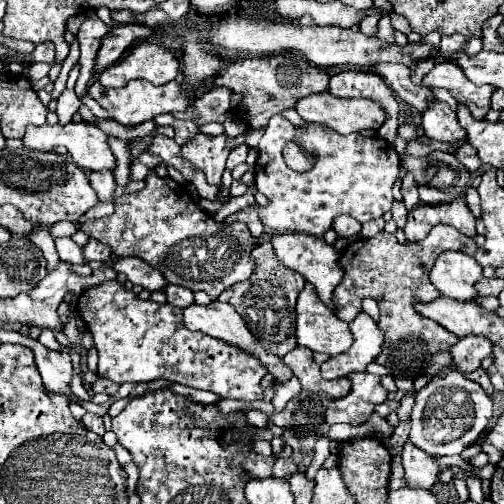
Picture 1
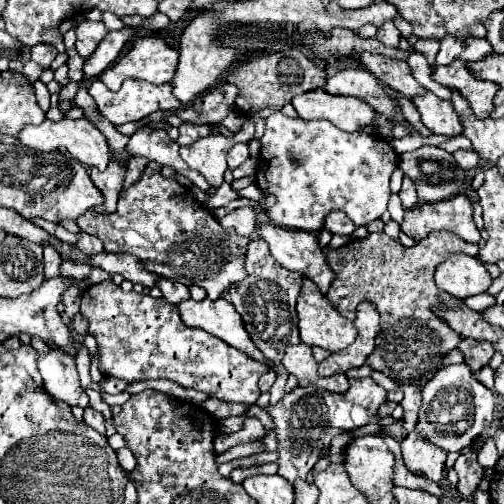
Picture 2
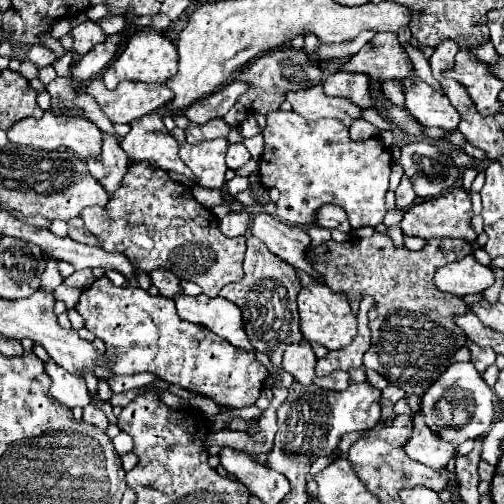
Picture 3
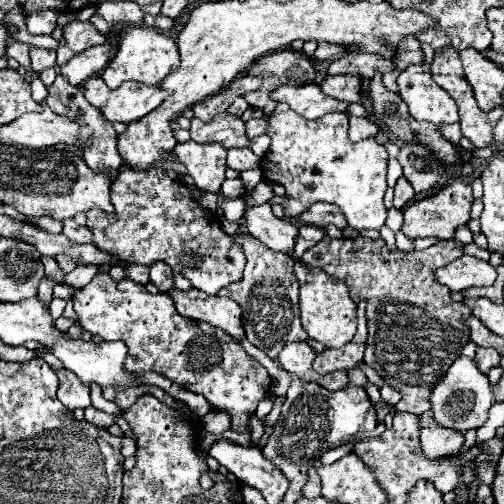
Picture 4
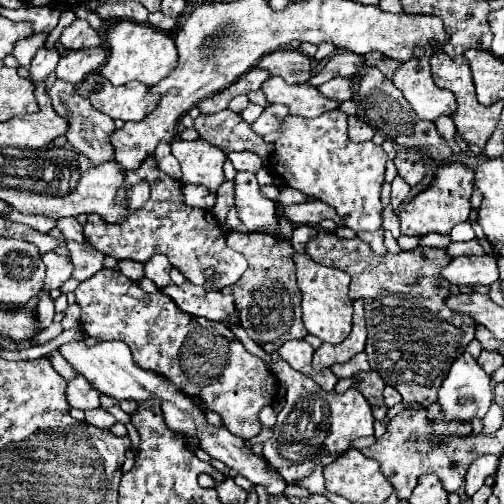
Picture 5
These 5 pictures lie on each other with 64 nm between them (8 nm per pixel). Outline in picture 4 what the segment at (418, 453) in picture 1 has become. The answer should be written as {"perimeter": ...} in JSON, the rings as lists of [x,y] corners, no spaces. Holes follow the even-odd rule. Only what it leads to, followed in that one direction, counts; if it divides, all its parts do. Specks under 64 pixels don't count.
{"perimeter":[[[432,410],[420,414],[422,420],[422,430],[420,430],[420,442],[424,448],[426,456],[450,456],[452,452],[458,452],[464,444],[464,432],[460,430],[450,430],[440,426],[432,414]]]}

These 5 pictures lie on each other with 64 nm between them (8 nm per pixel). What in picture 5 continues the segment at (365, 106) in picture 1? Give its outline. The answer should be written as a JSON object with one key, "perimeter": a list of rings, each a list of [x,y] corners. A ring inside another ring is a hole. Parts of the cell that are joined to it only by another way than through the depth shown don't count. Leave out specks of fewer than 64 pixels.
{"perimeter":[[[278,76],[268,78],[262,84],[262,92],[268,104],[284,104],[294,116],[316,118],[322,112],[338,108],[338,102],[332,102],[326,96],[322,96],[318,88],[310,84],[288,84]]]}

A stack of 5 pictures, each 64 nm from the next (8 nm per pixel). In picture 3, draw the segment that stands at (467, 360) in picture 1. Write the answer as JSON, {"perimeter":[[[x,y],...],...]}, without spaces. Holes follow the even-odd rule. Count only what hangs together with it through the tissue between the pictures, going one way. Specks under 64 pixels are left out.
{"perimeter":[[[470,344],[468,348],[472,350],[472,362],[478,372],[484,372],[488,366],[496,362],[496,352],[492,348],[480,348],[476,344]]]}

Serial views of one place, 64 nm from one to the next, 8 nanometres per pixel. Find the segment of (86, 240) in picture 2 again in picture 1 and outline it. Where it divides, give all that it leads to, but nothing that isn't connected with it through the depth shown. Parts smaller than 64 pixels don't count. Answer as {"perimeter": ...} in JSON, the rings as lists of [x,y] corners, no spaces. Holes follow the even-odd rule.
{"perimeter":[[[90,238],[89,241],[82,247],[82,252],[85,258],[89,261],[104,261],[112,252],[94,238]]]}

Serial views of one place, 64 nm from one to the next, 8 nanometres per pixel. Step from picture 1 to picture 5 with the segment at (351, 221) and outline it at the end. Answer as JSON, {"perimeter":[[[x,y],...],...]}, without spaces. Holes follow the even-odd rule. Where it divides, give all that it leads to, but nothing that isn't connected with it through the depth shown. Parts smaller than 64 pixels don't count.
{"perimeter":[[[300,202],[300,204],[278,204],[278,208],[282,210],[282,218],[290,220],[292,224],[312,224],[312,226],[318,226],[324,218],[332,218],[338,226],[340,224],[340,218],[336,216],[336,212],[332,212],[332,206],[324,204],[324,202]]]}

